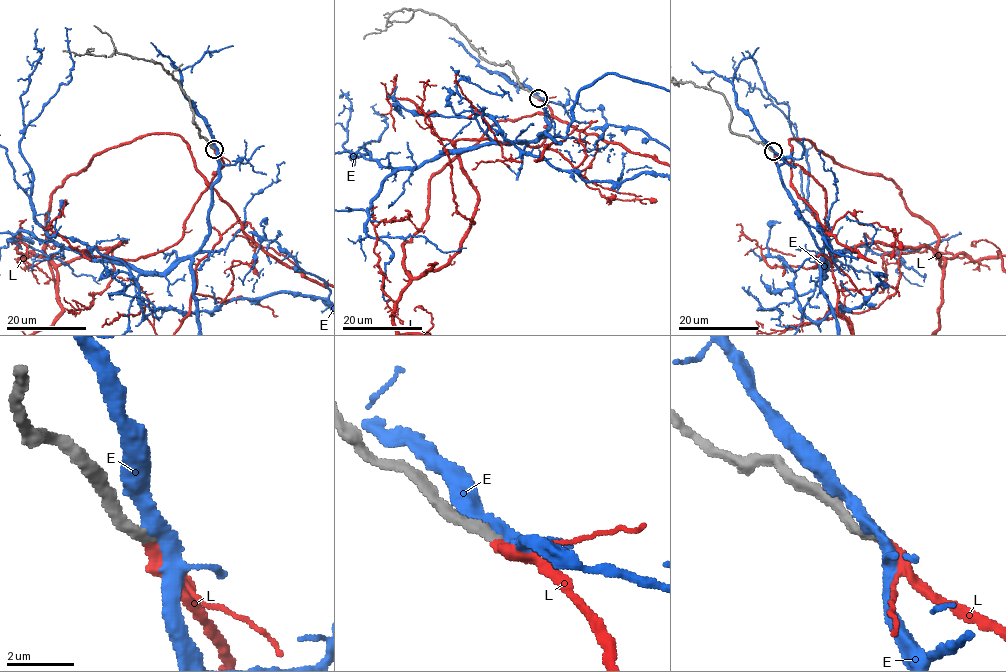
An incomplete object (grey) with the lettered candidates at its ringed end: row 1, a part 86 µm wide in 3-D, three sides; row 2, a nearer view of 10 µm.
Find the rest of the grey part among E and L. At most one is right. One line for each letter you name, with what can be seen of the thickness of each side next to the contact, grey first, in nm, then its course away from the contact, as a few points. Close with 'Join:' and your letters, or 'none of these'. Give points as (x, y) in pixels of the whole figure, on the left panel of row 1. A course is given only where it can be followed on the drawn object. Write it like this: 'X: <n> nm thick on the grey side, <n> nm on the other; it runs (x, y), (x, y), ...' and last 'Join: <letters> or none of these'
L: 300 nm thick on the grey side, 340 nm on the other
Join: L

